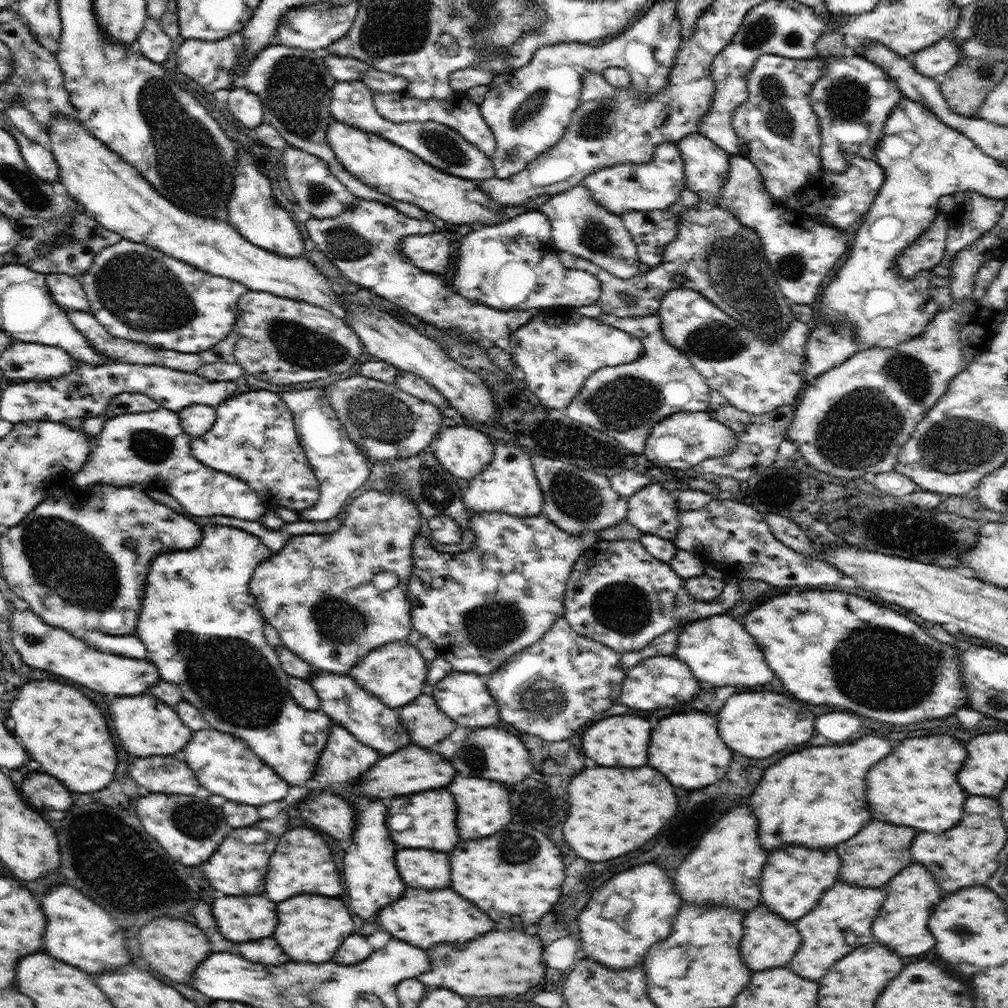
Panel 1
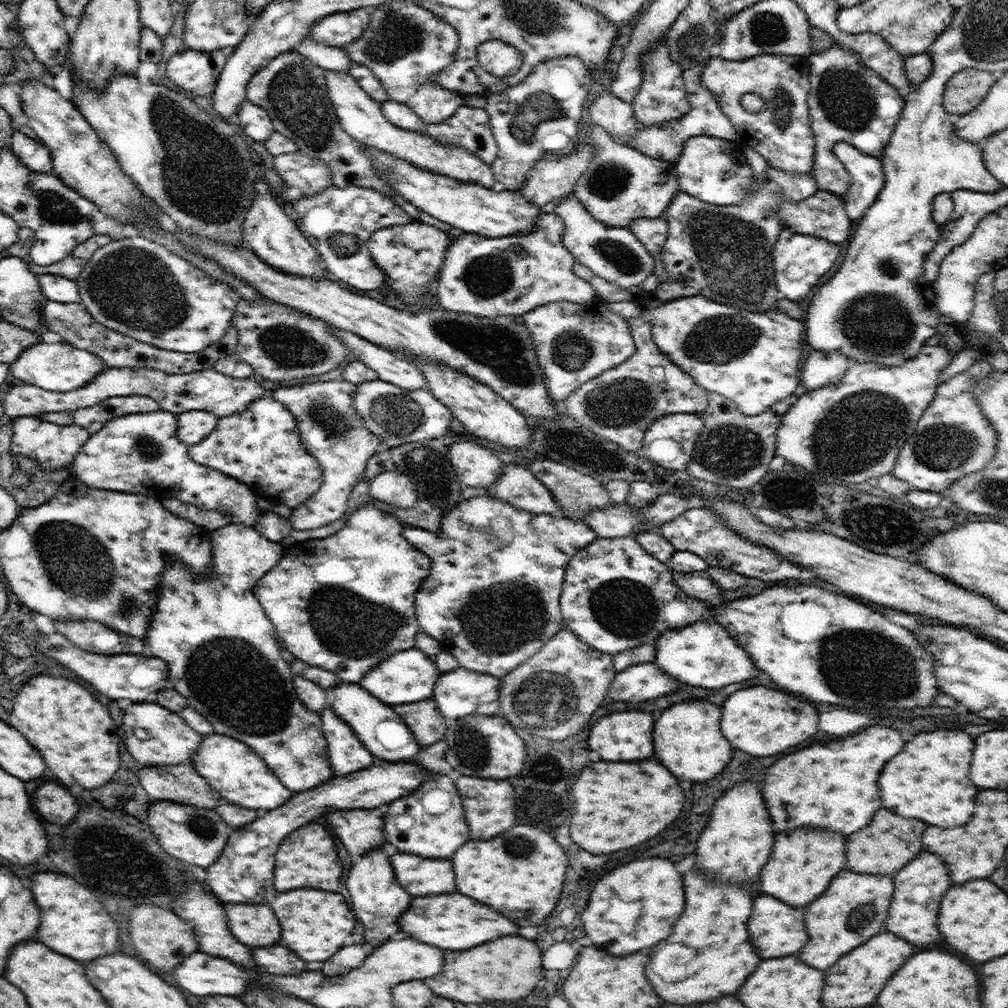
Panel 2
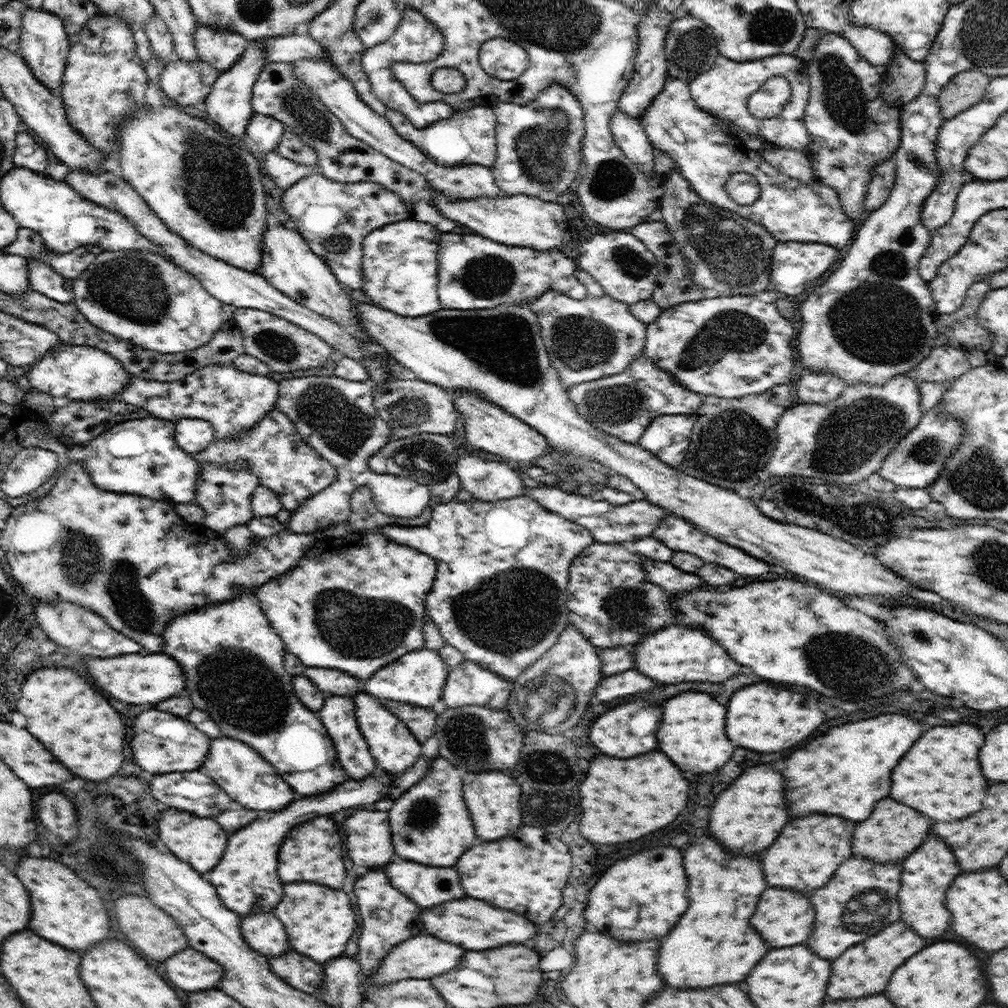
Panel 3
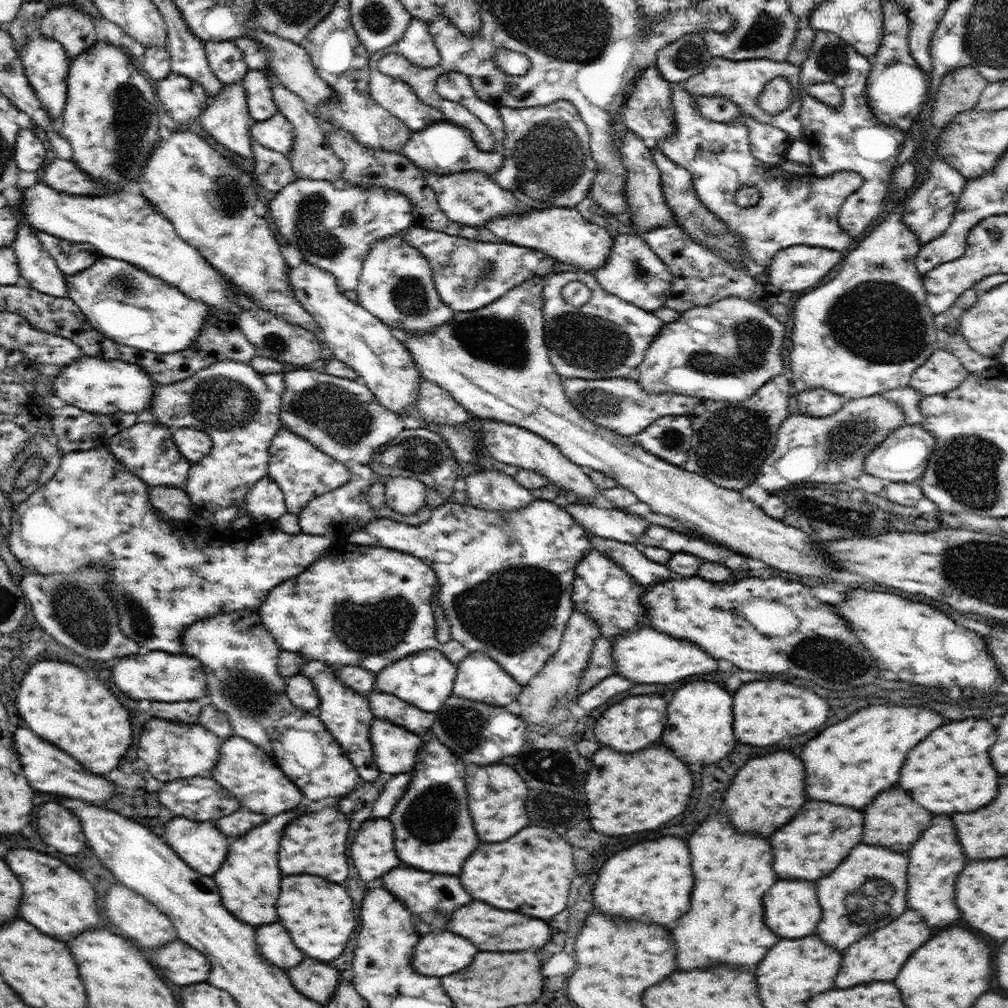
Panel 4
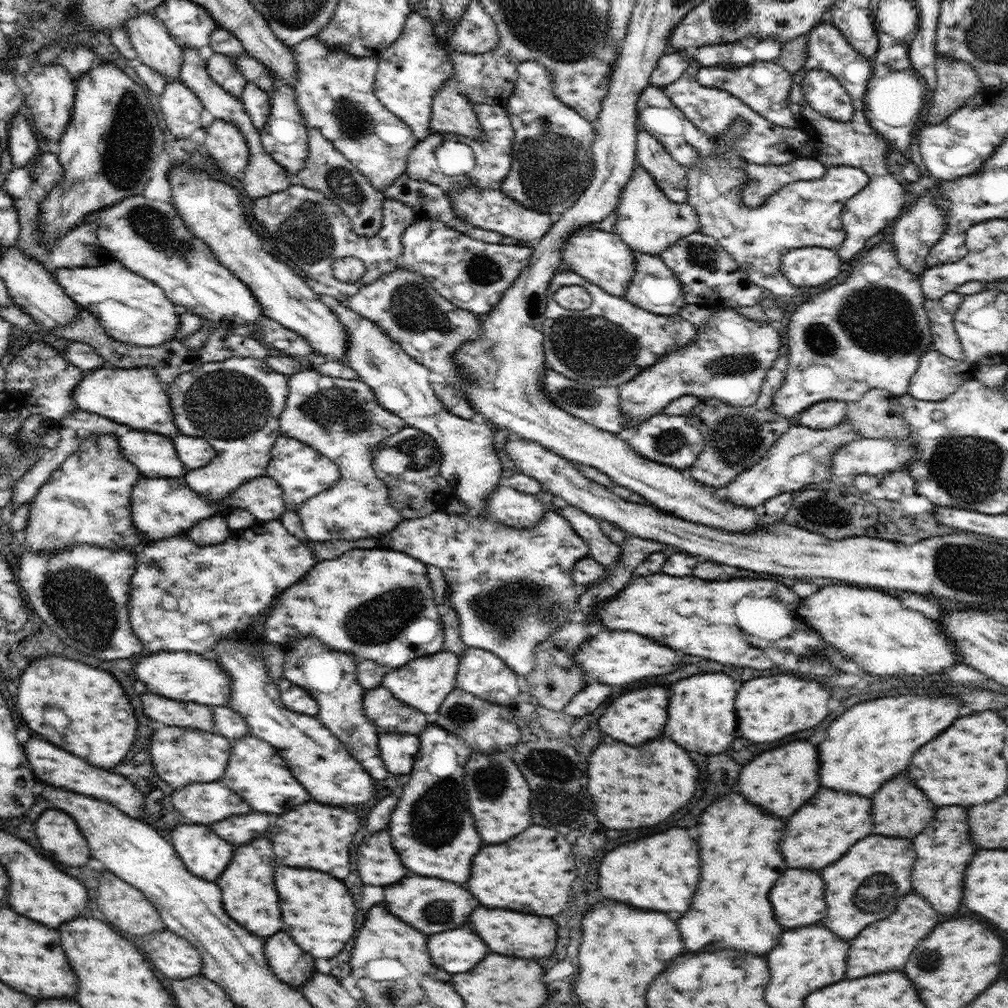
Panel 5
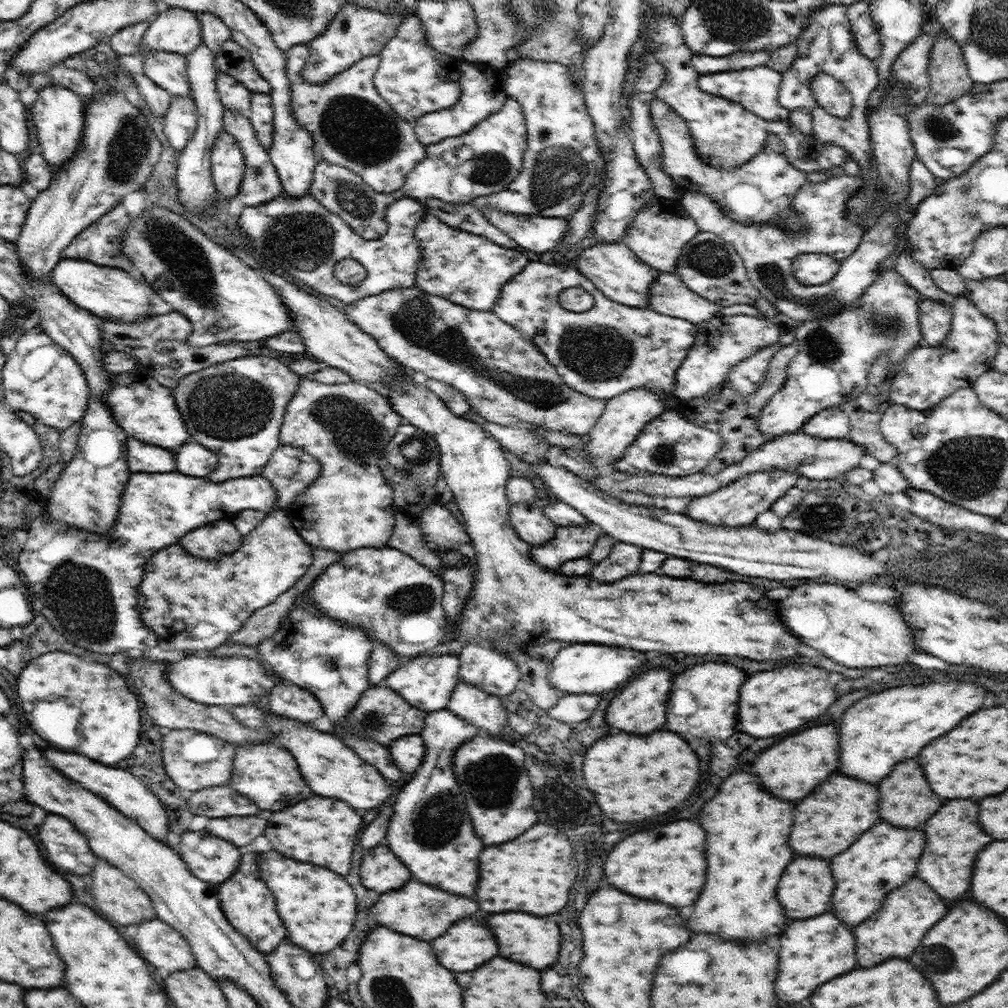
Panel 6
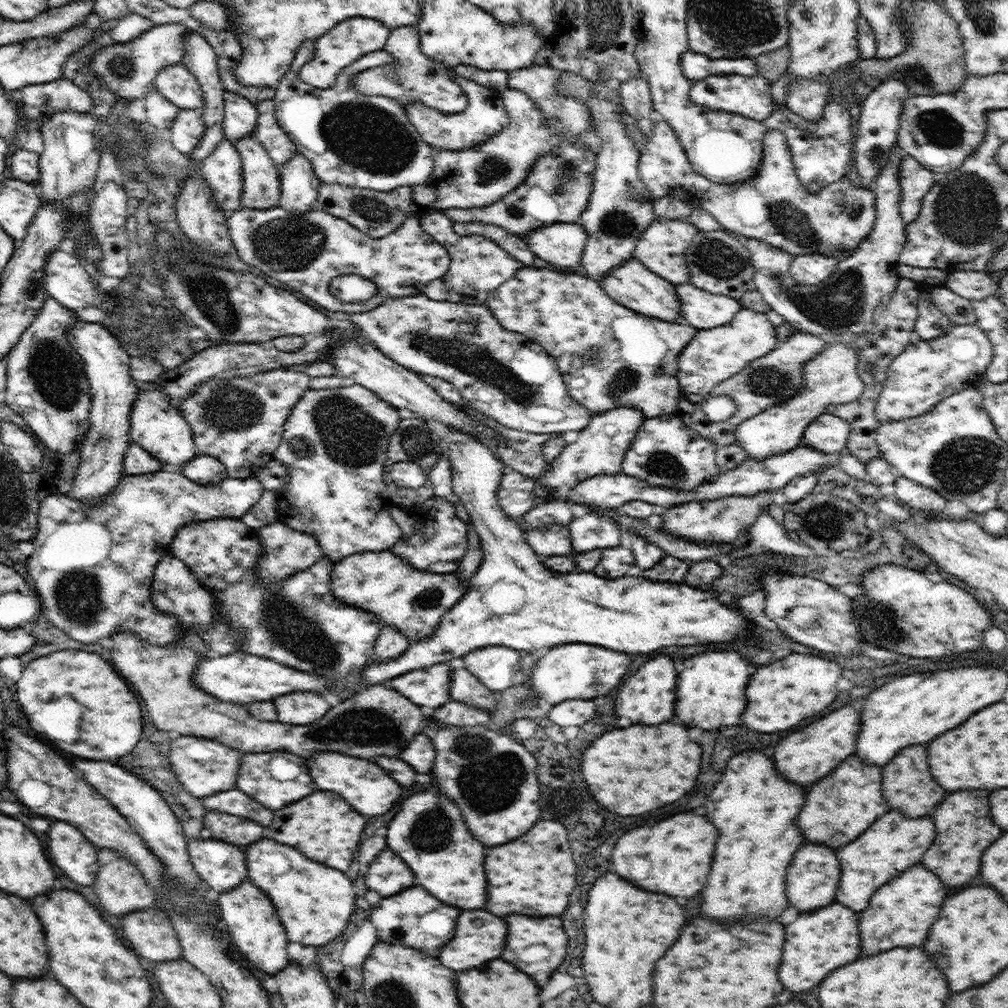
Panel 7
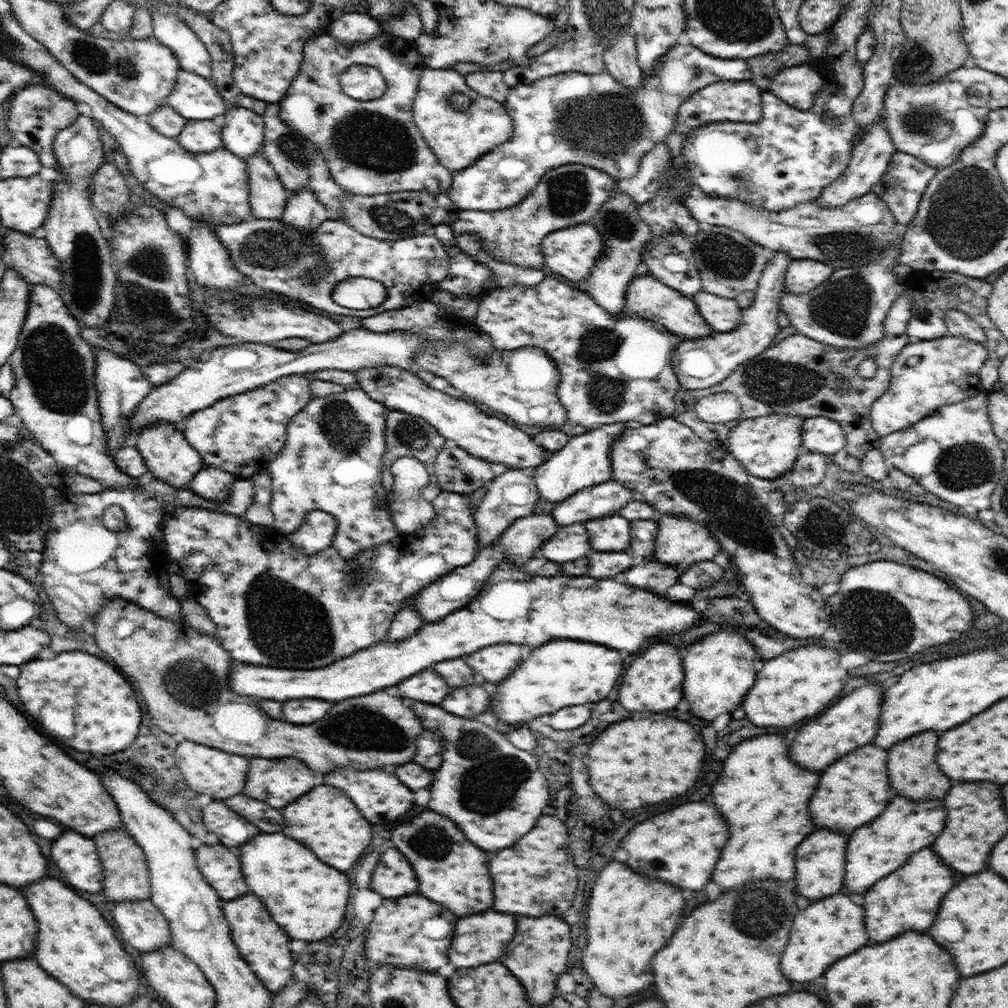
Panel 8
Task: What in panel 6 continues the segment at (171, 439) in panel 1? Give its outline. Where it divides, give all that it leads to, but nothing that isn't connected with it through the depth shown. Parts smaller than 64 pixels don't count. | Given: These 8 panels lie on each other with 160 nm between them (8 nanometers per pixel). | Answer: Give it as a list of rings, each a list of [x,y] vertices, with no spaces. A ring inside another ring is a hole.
[[[126,439],[127,463],[132,473],[165,473],[176,471],[175,454],[162,446]]]

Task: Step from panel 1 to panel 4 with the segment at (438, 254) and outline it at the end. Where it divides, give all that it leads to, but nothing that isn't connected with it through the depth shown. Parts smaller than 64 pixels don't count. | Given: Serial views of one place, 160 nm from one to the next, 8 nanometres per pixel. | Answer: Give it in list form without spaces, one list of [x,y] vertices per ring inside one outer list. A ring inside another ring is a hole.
[[[405,230],[371,244],[370,252],[363,262],[357,290],[352,296],[397,333],[404,330],[411,334],[433,332],[435,328],[446,324],[453,317],[454,311],[442,302],[432,280],[430,265],[419,250],[403,239],[404,233]]]

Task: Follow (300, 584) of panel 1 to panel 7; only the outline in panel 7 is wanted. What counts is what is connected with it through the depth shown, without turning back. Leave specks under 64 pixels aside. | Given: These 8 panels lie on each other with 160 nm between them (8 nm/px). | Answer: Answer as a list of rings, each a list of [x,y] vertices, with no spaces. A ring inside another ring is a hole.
[[[391,549],[351,554],[334,563],[331,572],[331,589],[339,601],[370,611],[385,625],[394,625],[410,643],[431,637],[441,618],[467,593],[468,587],[460,579],[454,584],[444,574],[416,570]]]

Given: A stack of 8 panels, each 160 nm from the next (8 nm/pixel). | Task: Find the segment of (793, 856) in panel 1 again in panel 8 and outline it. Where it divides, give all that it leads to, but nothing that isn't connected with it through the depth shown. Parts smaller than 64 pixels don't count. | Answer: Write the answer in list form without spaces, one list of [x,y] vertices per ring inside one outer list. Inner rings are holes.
[[[868,743],[846,754],[838,762],[830,764],[822,772],[816,796],[812,796],[810,800],[810,816],[818,828],[838,828],[846,834],[852,834],[854,828],[864,826],[866,822],[882,814],[882,810],[896,796],[890,786],[888,753],[889,751],[874,743]]]

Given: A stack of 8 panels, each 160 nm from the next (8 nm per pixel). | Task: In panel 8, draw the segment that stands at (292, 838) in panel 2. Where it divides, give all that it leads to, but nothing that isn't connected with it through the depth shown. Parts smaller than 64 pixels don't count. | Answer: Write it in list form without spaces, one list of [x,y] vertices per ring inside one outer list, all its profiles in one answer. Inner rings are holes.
[[[322,784],[308,794],[302,794],[302,798],[286,806],[284,818],[284,834],[302,842],[310,850],[314,850],[314,854],[322,862],[342,872],[350,870],[360,860],[364,848],[372,842],[372,824],[362,818],[360,810],[342,790],[328,784]]]

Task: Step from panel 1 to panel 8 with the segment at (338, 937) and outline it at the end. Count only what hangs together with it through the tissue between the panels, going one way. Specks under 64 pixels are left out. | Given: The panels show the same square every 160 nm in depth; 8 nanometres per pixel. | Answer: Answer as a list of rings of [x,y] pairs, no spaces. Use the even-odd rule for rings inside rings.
[[[282,832],[258,834],[240,848],[242,873],[250,890],[268,906],[272,918],[296,940],[320,940],[344,920],[350,882],[344,872],[326,866],[312,850]]]

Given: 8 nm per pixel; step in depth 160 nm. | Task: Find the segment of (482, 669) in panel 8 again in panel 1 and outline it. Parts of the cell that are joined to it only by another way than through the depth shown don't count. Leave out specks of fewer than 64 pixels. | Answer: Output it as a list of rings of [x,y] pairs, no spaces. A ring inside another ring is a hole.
[[[452,669],[446,677],[437,682],[431,689],[440,710],[450,716],[456,724],[456,728],[486,728],[496,724],[502,724],[499,717],[499,708],[491,692],[488,690],[485,678],[476,673],[460,672]]]

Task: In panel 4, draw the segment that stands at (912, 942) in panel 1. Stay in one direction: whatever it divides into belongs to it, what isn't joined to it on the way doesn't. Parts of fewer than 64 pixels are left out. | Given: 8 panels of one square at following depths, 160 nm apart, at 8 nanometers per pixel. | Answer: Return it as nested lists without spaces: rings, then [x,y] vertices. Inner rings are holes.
[[[936,816],[930,832],[926,830],[920,840],[908,850],[908,898],[907,908],[917,910],[930,928],[944,928],[958,920],[960,910],[954,902],[956,878],[966,868],[966,856],[956,836],[956,828],[948,816]]]

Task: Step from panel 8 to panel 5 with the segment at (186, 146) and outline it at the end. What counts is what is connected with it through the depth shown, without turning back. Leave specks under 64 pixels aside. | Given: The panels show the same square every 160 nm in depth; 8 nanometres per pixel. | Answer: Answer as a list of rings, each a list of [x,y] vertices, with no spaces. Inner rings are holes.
[[[168,78],[159,105],[168,130],[176,138],[189,138],[194,130],[202,127],[203,104],[184,82]]]

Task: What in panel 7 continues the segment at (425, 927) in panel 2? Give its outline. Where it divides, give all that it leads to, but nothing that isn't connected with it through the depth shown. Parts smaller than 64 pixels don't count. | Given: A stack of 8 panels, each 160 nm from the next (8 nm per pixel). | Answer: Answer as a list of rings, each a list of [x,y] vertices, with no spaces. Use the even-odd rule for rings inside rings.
[[[510,914],[510,916],[506,916],[506,924],[508,924],[508,940],[506,940],[506,948],[502,952],[502,960],[506,960],[506,962],[514,964],[516,968],[520,968],[540,988],[544,988],[550,982],[552,972],[562,964],[562,960],[566,956],[568,936],[564,934],[562,920],[556,918],[556,916],[550,916],[550,918],[528,918],[528,916]]]

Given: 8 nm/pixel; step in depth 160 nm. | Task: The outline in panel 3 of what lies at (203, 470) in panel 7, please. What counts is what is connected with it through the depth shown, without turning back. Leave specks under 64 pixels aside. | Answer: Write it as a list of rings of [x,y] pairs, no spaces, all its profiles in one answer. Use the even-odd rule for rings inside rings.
[[[182,418],[175,424],[175,437],[179,448],[192,456],[206,451],[213,439],[214,429],[208,421],[200,418]]]

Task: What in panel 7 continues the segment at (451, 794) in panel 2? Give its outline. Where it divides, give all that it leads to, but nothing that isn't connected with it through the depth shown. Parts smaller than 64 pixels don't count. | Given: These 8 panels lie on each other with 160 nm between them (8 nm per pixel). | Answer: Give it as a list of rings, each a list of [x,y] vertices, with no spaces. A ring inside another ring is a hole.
[[[455,700],[446,702],[429,714],[437,723],[453,727],[485,725],[491,718],[490,712]],[[434,778],[428,786],[418,785],[412,792],[414,794],[410,798],[402,798],[388,816],[392,818],[386,822],[388,848],[410,866],[418,884],[438,900],[460,908],[482,908],[488,900],[484,874],[486,848],[482,842],[472,838],[458,805],[449,796],[439,792]]]

